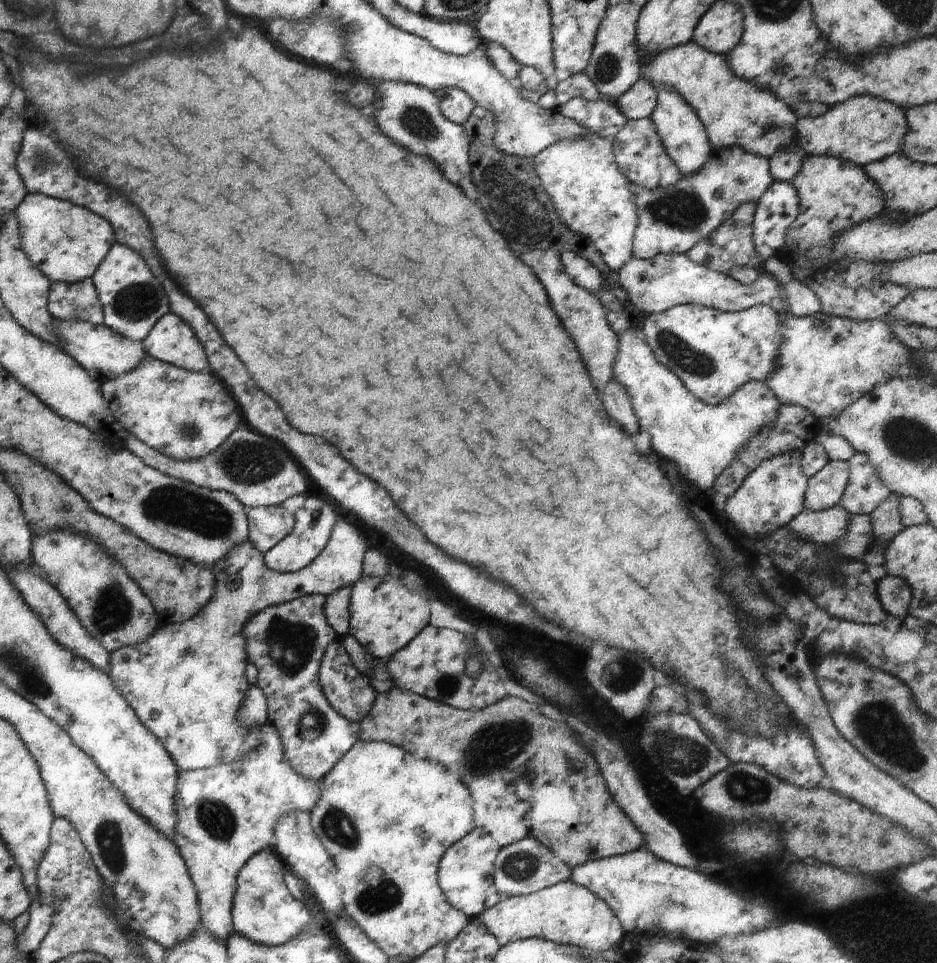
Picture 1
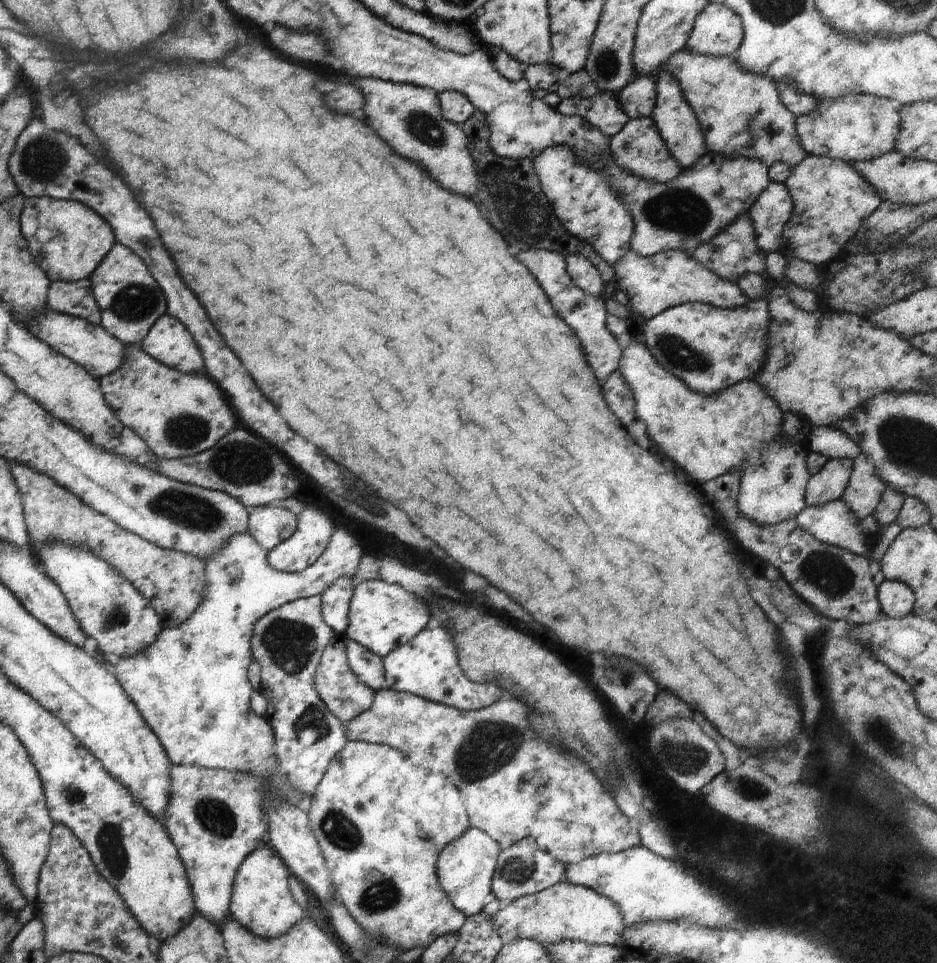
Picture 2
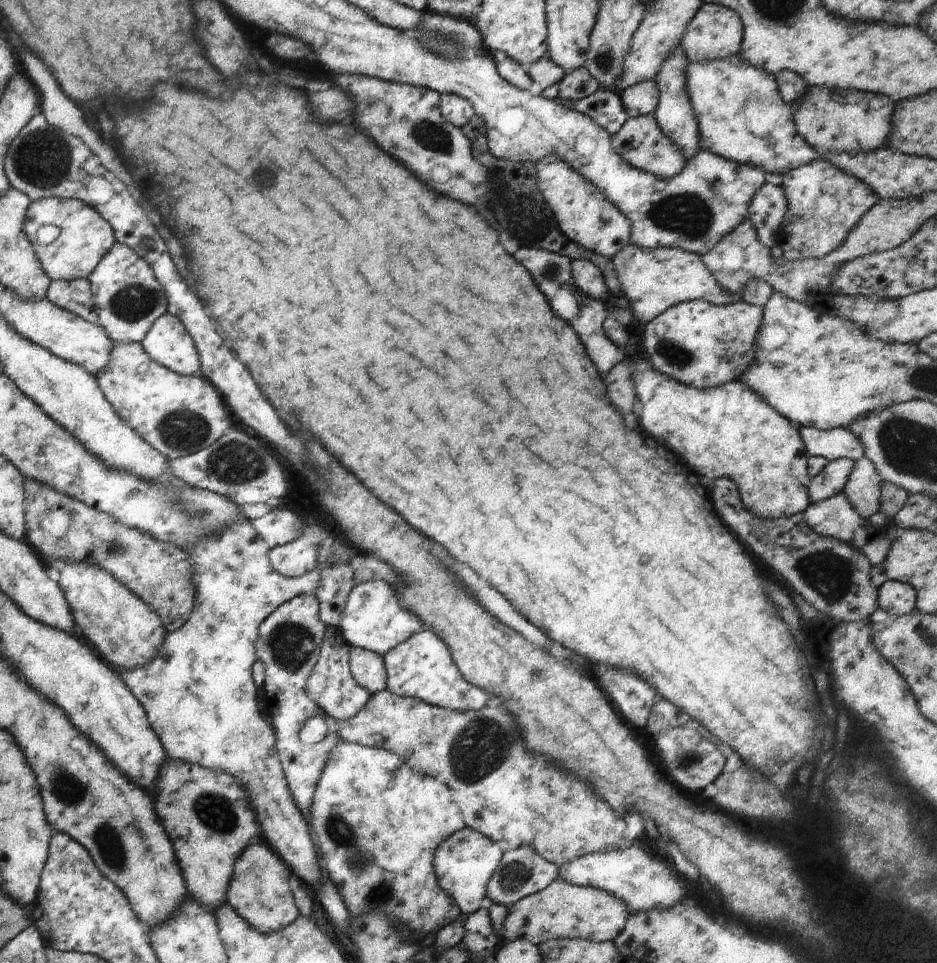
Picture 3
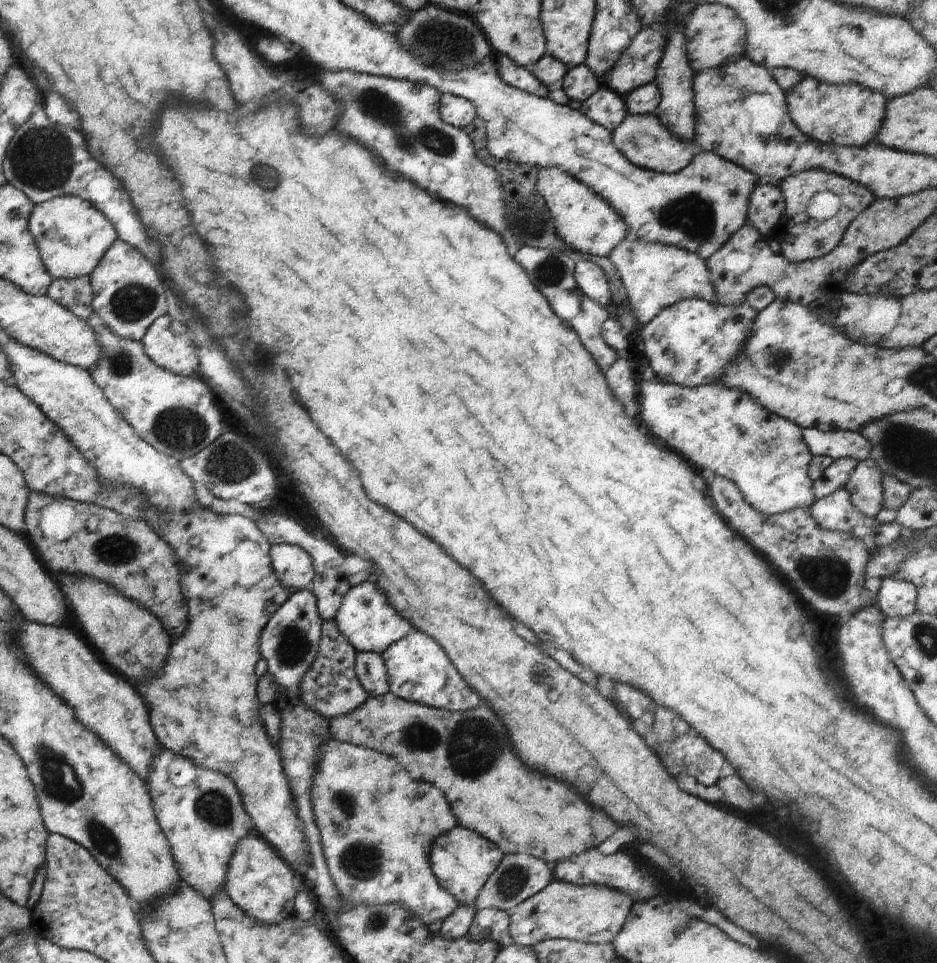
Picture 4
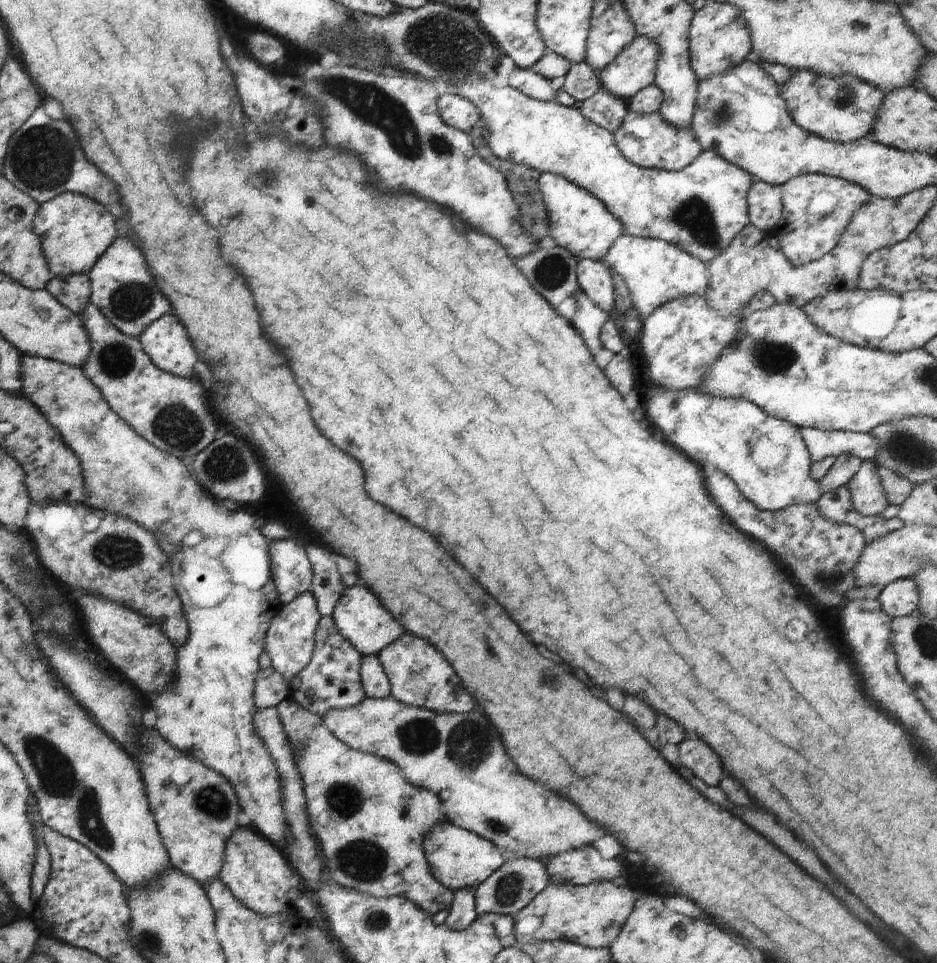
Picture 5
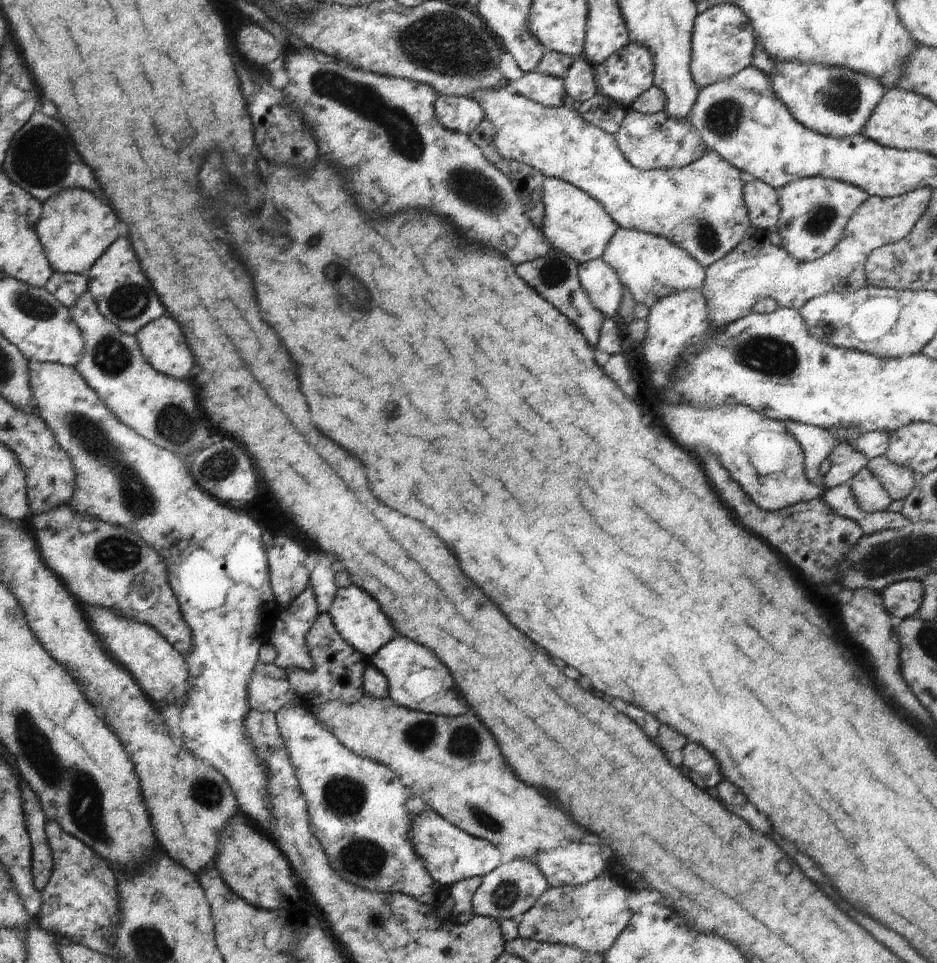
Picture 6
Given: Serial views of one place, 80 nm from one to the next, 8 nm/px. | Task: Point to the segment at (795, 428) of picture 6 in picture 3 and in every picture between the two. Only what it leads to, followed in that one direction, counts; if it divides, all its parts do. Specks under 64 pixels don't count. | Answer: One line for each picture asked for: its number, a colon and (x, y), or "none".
3: (838, 443)
4: (836, 444)
5: (820, 444)

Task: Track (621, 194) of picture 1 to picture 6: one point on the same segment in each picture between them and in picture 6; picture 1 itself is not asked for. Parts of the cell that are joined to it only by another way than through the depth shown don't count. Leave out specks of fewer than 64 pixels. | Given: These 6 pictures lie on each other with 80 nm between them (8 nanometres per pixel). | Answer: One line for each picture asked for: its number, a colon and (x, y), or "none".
2: (580, 198)
3: (585, 217)
4: (585, 223)
5: (578, 222)
6: (575, 224)

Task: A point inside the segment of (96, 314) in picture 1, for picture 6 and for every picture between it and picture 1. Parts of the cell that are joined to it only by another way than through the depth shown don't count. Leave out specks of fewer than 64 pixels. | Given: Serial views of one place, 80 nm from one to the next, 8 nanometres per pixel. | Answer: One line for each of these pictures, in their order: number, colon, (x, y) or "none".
2: (75, 298)
3: (74, 296)
4: (74, 294)
5: (72, 291)
6: (66, 287)

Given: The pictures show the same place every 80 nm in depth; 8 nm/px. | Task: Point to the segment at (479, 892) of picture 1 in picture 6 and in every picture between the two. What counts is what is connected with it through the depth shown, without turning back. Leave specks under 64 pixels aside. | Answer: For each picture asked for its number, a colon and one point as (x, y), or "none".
2: (464, 867)
3: (463, 863)
4: (461, 861)
5: (456, 858)
6: (448, 854)

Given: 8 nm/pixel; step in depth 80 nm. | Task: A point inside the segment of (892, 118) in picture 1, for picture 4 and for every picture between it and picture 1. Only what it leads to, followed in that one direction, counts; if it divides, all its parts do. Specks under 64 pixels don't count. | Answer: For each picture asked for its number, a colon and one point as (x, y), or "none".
2: (856, 128)
3: (851, 121)
4: (847, 115)

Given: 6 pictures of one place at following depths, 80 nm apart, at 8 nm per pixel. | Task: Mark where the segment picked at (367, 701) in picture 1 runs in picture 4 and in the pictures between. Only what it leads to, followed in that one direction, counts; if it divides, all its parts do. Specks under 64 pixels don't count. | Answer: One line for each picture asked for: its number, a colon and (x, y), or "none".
2: (343, 695)
3: (330, 686)
4: (329, 688)

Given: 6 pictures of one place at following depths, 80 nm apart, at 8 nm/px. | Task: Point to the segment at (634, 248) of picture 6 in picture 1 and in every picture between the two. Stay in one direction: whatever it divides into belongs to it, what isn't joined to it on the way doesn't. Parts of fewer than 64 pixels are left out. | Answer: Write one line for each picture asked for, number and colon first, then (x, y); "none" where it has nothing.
1: (654, 285)
2: (652, 284)
3: (652, 280)
4: (655, 275)
5: (654, 271)

